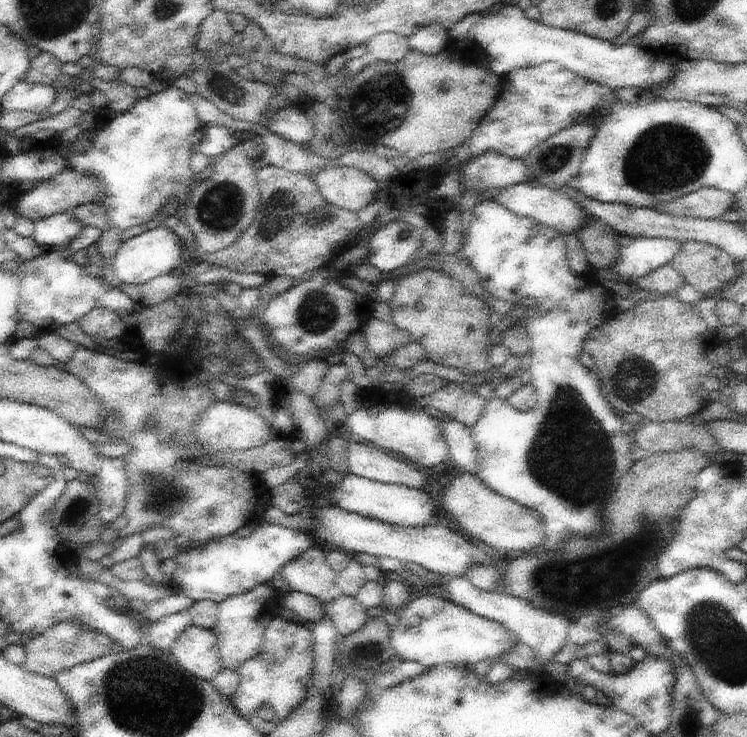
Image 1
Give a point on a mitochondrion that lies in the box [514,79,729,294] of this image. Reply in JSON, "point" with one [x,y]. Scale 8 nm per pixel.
{"point":[689,154]}

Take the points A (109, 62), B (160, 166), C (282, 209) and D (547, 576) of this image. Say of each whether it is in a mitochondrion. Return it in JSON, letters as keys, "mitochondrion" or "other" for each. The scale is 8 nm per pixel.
{"A":"other","B":"other","C":"mitochondrion","D":"mitochondrion"}

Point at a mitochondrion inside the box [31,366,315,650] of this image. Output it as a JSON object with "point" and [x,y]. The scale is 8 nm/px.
{"point":[161,494]}

